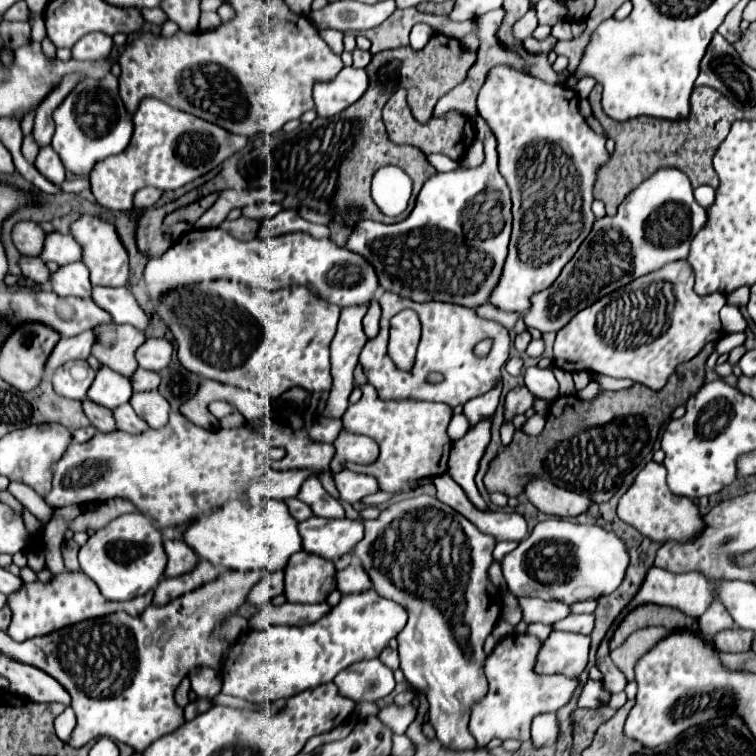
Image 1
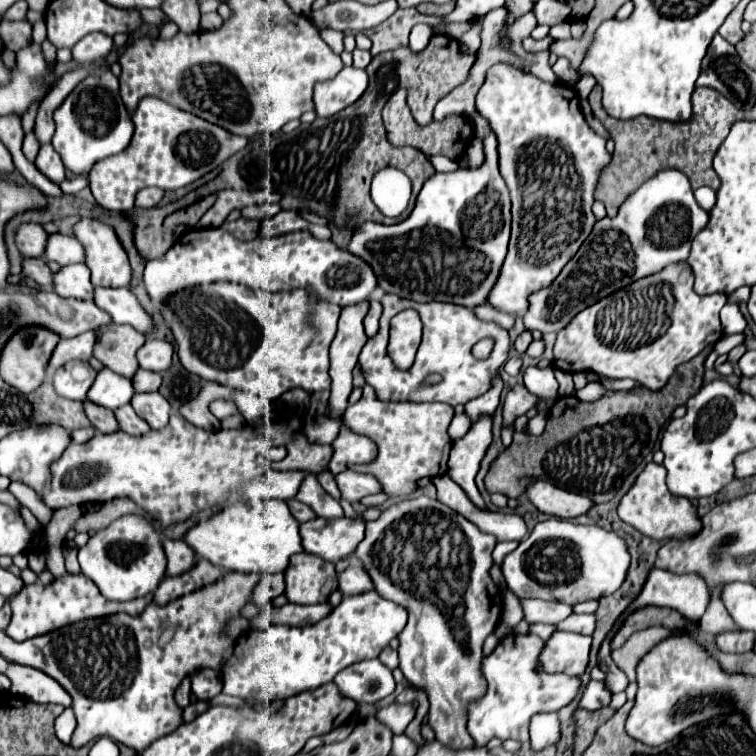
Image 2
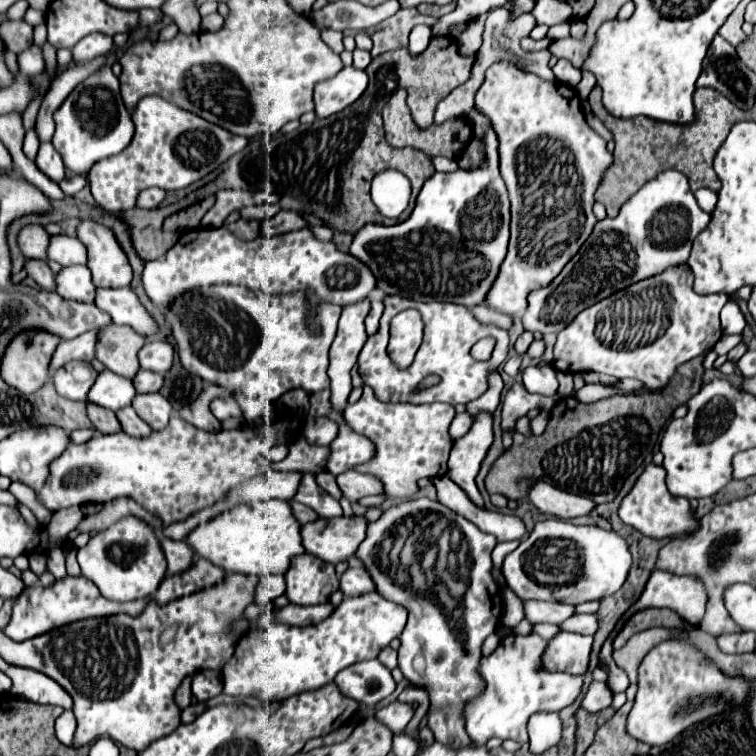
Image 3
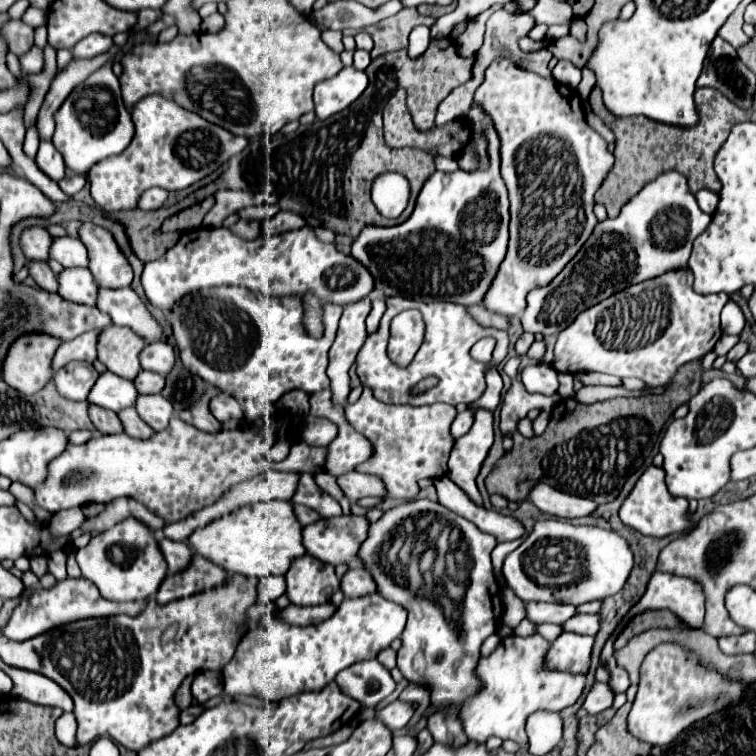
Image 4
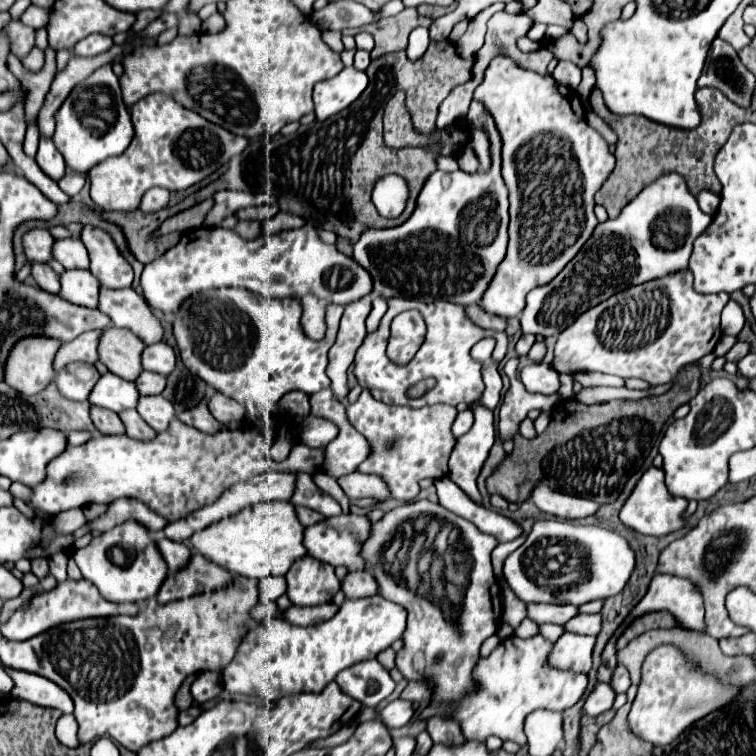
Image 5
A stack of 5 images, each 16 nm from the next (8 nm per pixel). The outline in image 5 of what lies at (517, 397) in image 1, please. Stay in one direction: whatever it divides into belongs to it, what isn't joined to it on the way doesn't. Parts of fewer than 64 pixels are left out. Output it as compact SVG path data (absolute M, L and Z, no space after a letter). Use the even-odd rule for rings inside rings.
M514 378L512 380L512 388L506 392L506 398L500 406L500 438L514 438L514 434L518 432L518 424L526 418L526 414L532 408L540 408L544 412L552 412L552 408L560 402L558 394L552 396L544 396L544 394L532 394L524 388L524 384Z

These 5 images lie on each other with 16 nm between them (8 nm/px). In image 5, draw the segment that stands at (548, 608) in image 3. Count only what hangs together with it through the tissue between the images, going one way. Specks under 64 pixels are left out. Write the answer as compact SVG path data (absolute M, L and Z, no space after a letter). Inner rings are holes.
M526 604L528 618L536 624L552 622L552 624L566 624L570 618L578 614L576 606L566 604Z

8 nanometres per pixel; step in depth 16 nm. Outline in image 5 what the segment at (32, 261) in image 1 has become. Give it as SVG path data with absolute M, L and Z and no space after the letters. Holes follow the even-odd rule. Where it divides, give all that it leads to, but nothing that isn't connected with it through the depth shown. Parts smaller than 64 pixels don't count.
M32 262L30 264L30 274L36 280L36 284L52 294L58 294L60 290L60 282L58 282L58 274L48 266L48 264L40 264L40 262Z

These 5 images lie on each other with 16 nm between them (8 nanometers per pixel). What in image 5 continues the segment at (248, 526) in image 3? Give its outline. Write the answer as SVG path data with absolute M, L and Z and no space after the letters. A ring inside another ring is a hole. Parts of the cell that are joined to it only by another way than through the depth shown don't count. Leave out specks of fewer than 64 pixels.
M278 500L254 504L252 508L244 508L244 512L236 512L236 516L228 516L228 520L220 520L220 524L212 524L212 528L204 528L204 532L196 532L190 544L194 552L200 552L232 574L248 578L284 576L292 562L306 554L302 532L304 526L298 522L294 506Z

